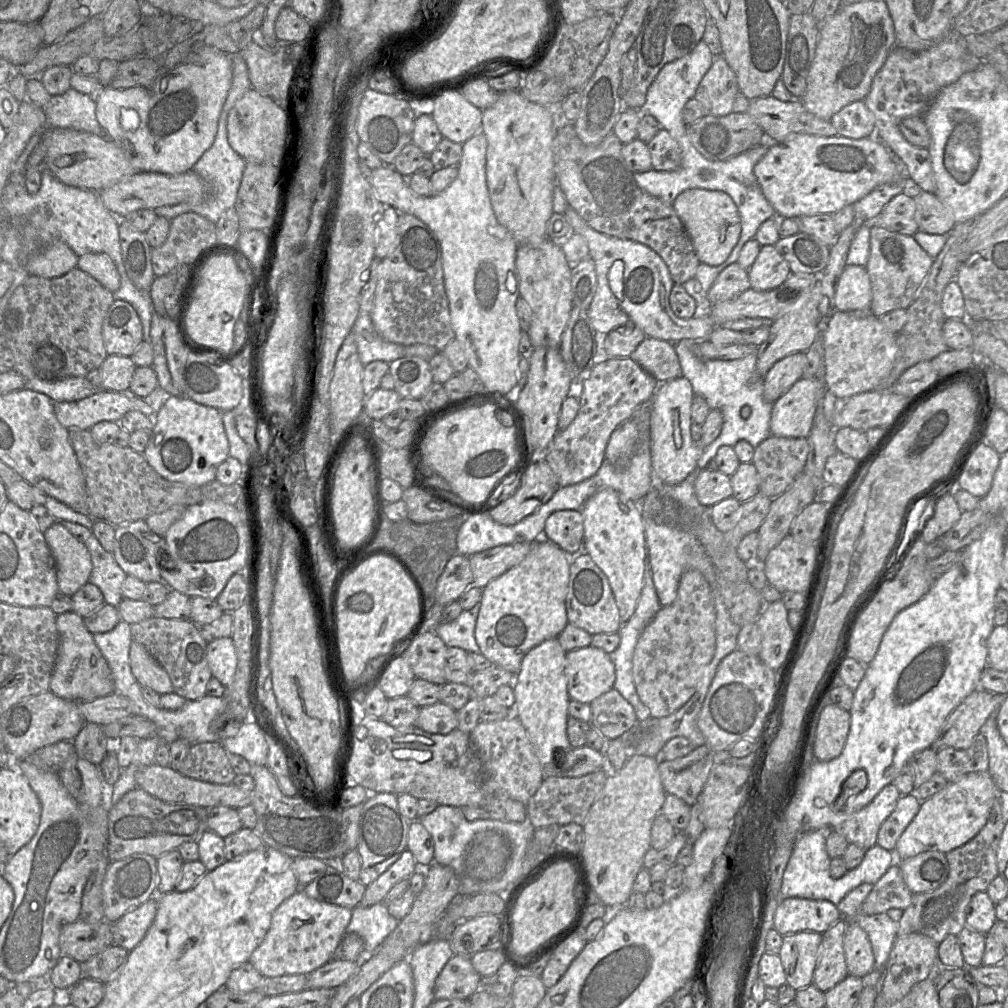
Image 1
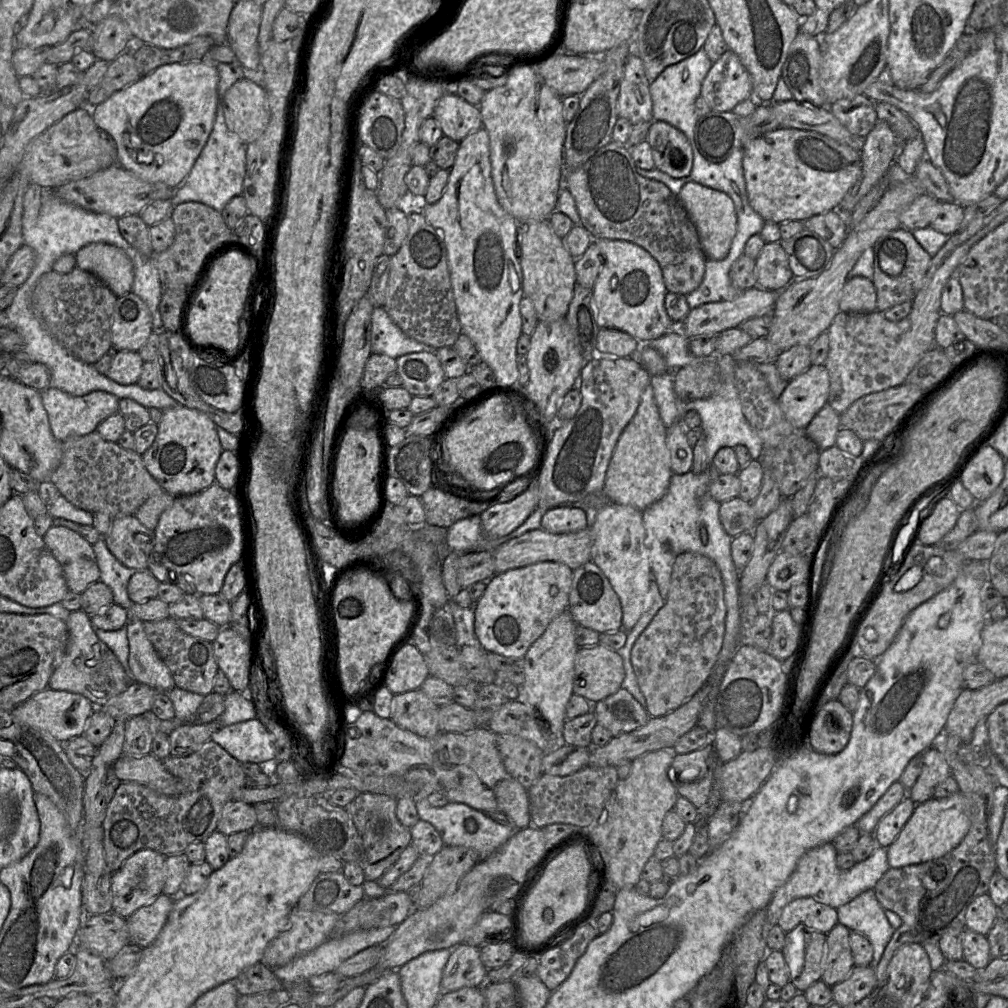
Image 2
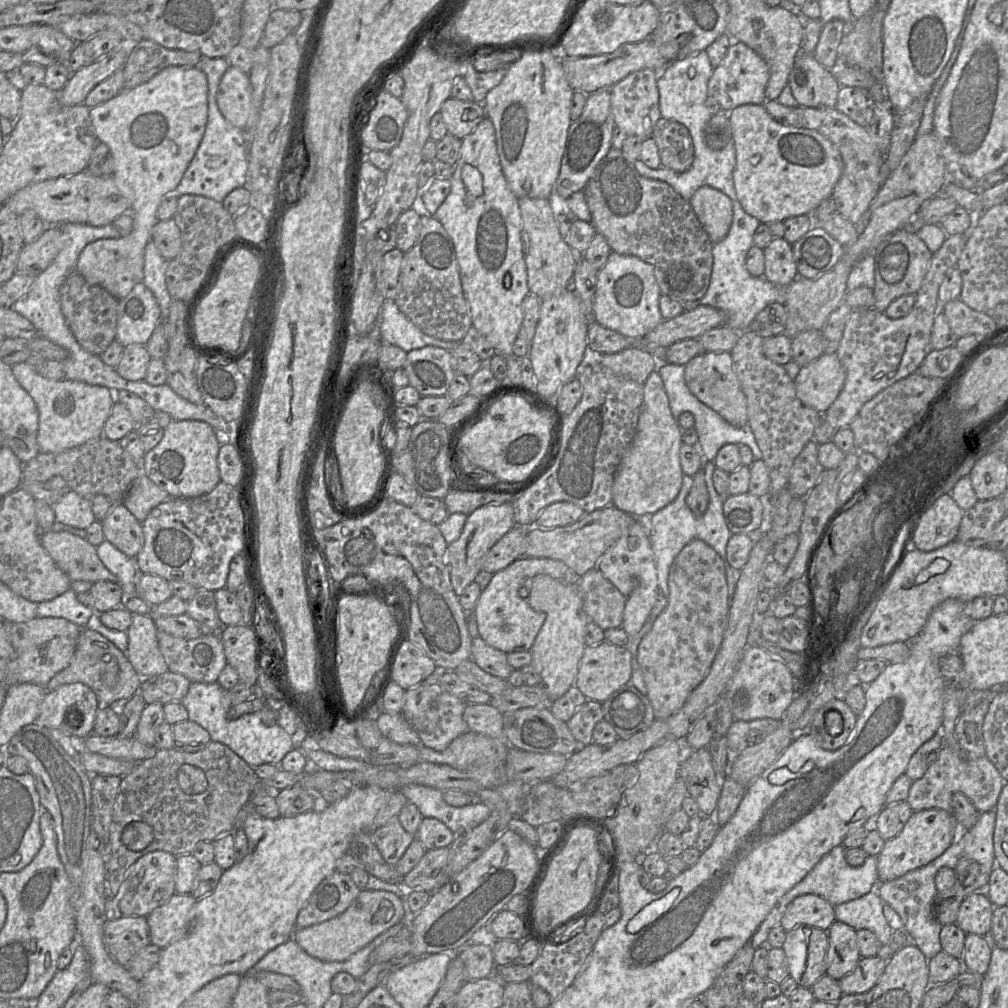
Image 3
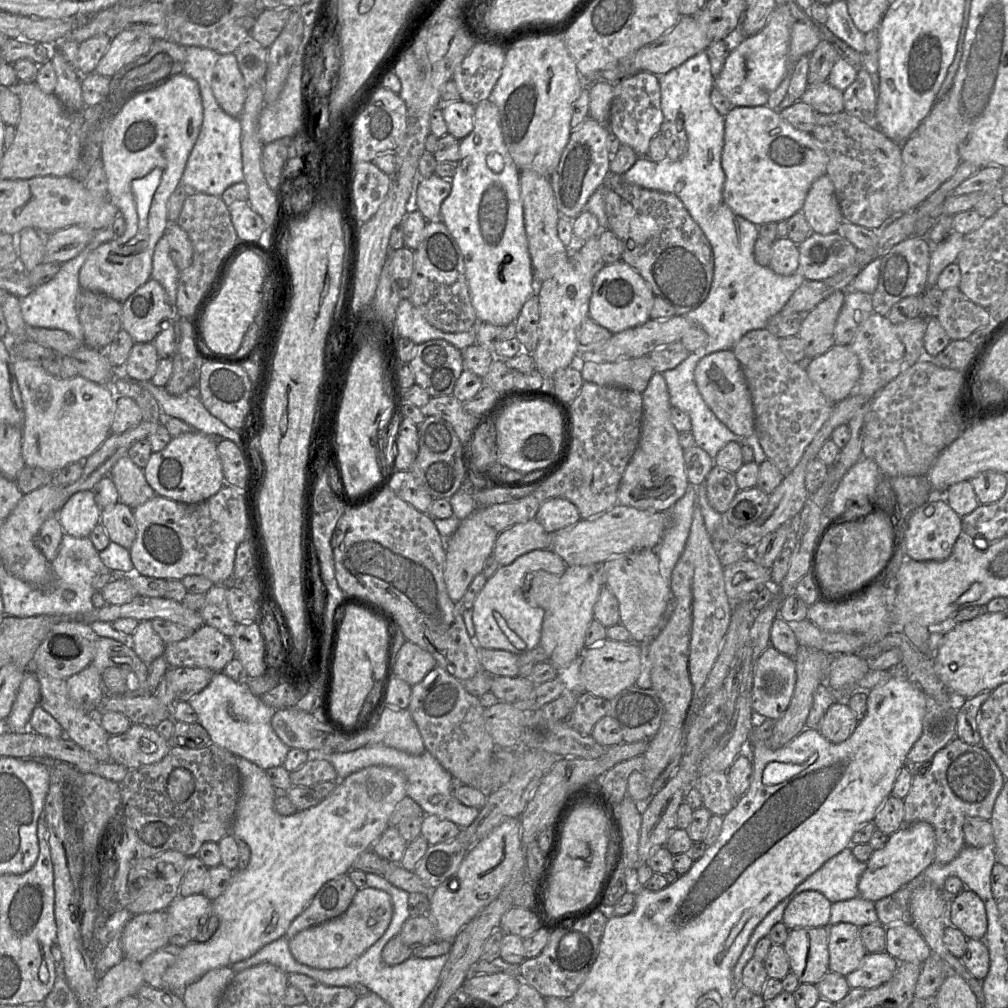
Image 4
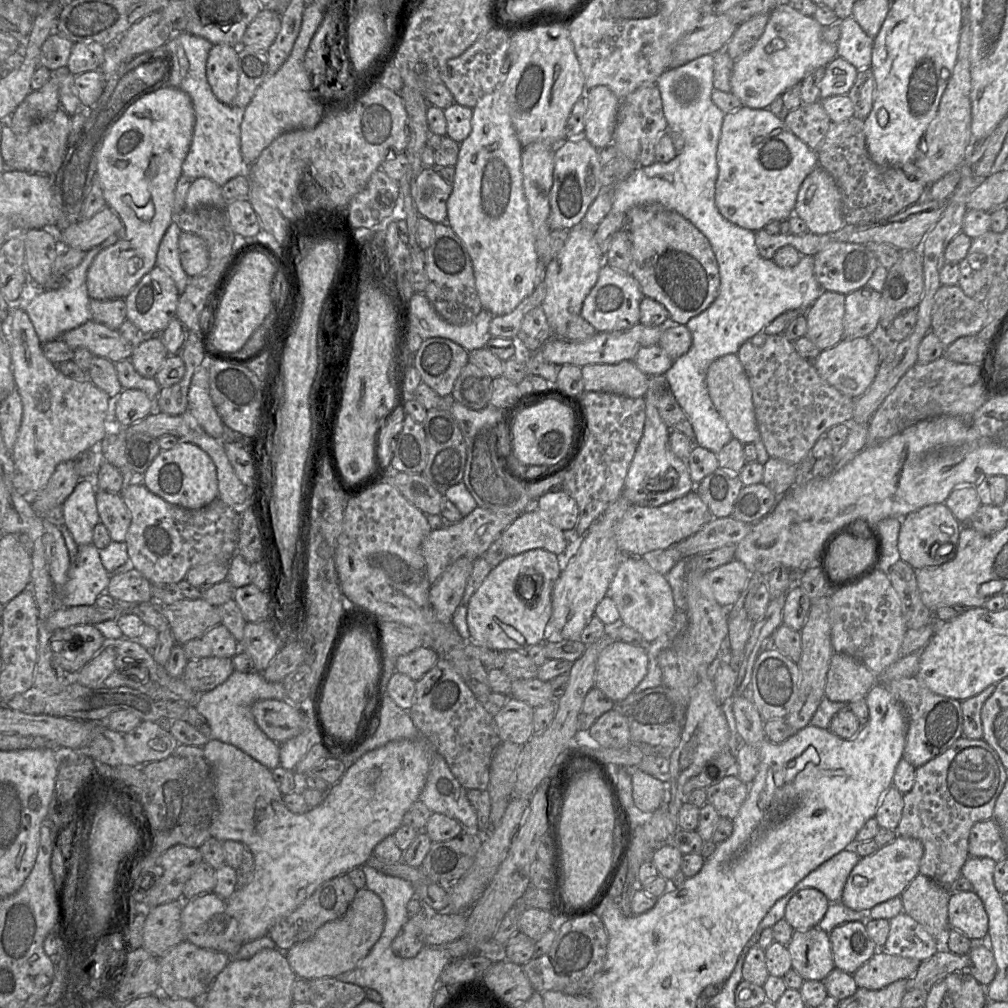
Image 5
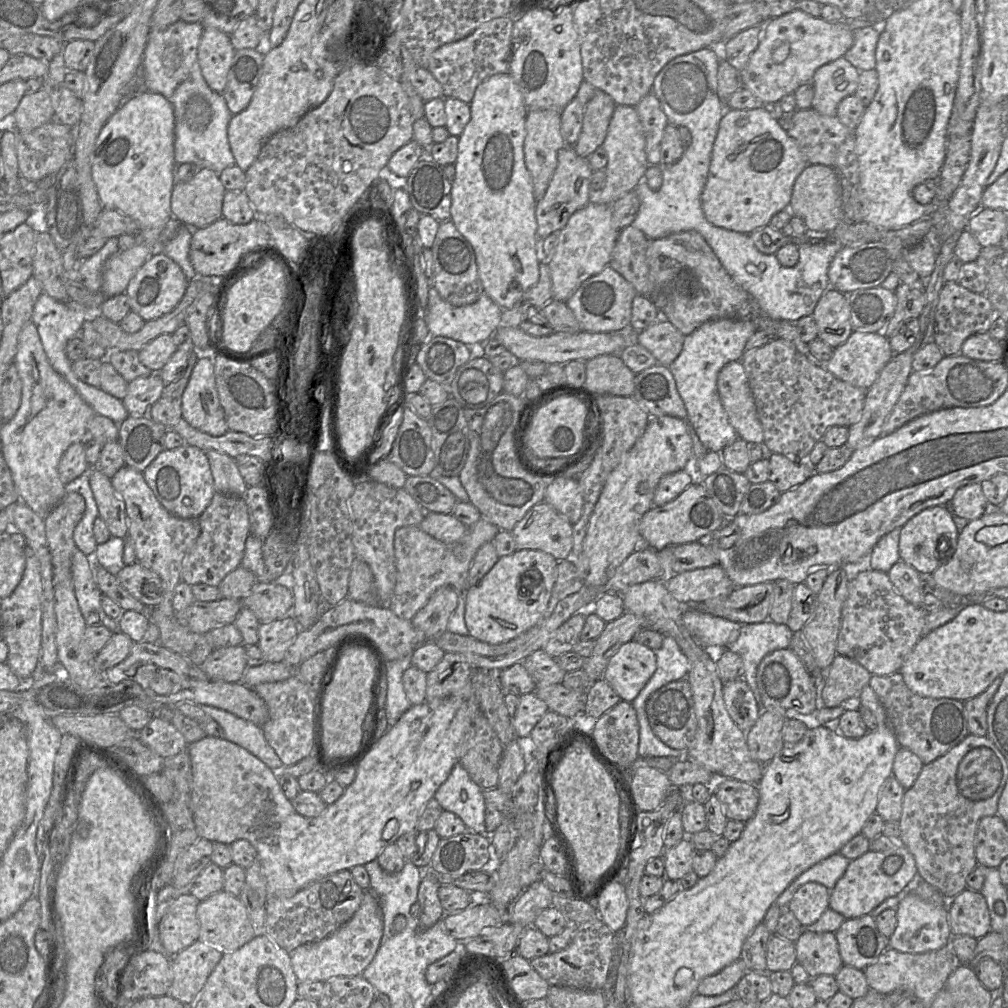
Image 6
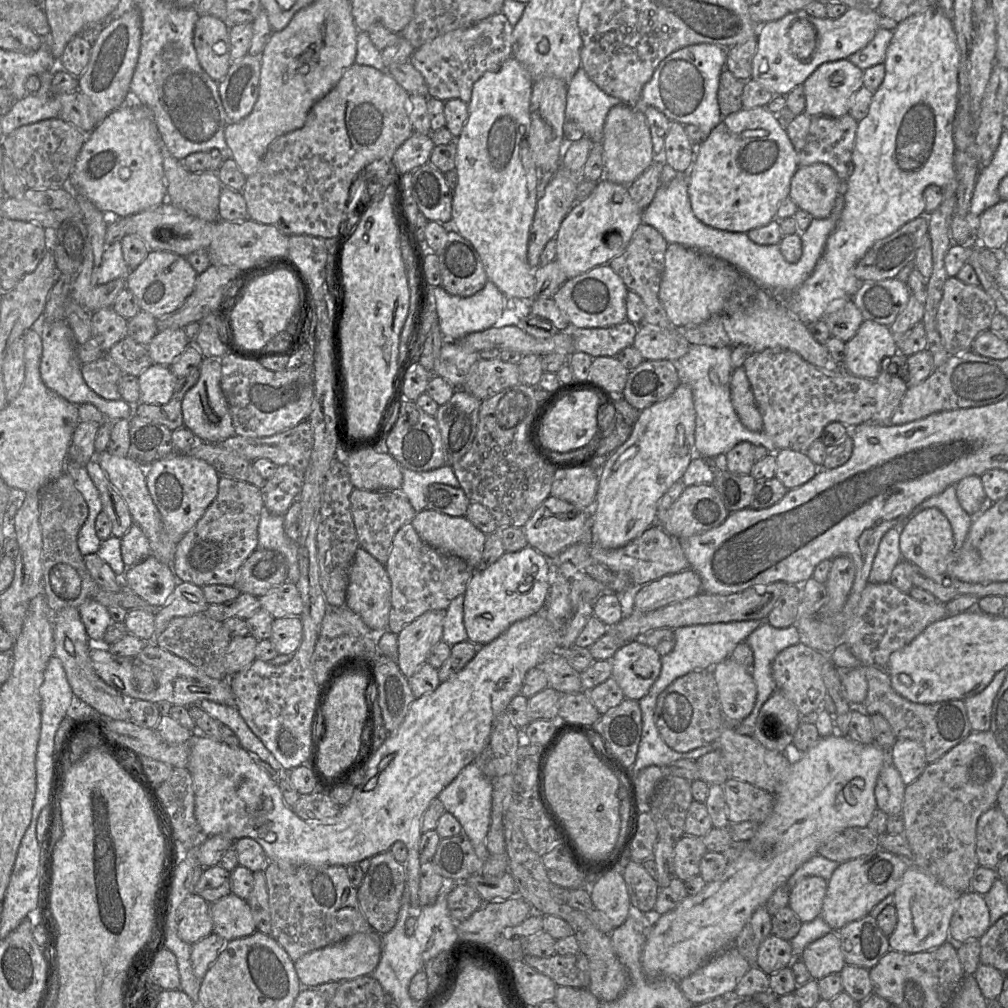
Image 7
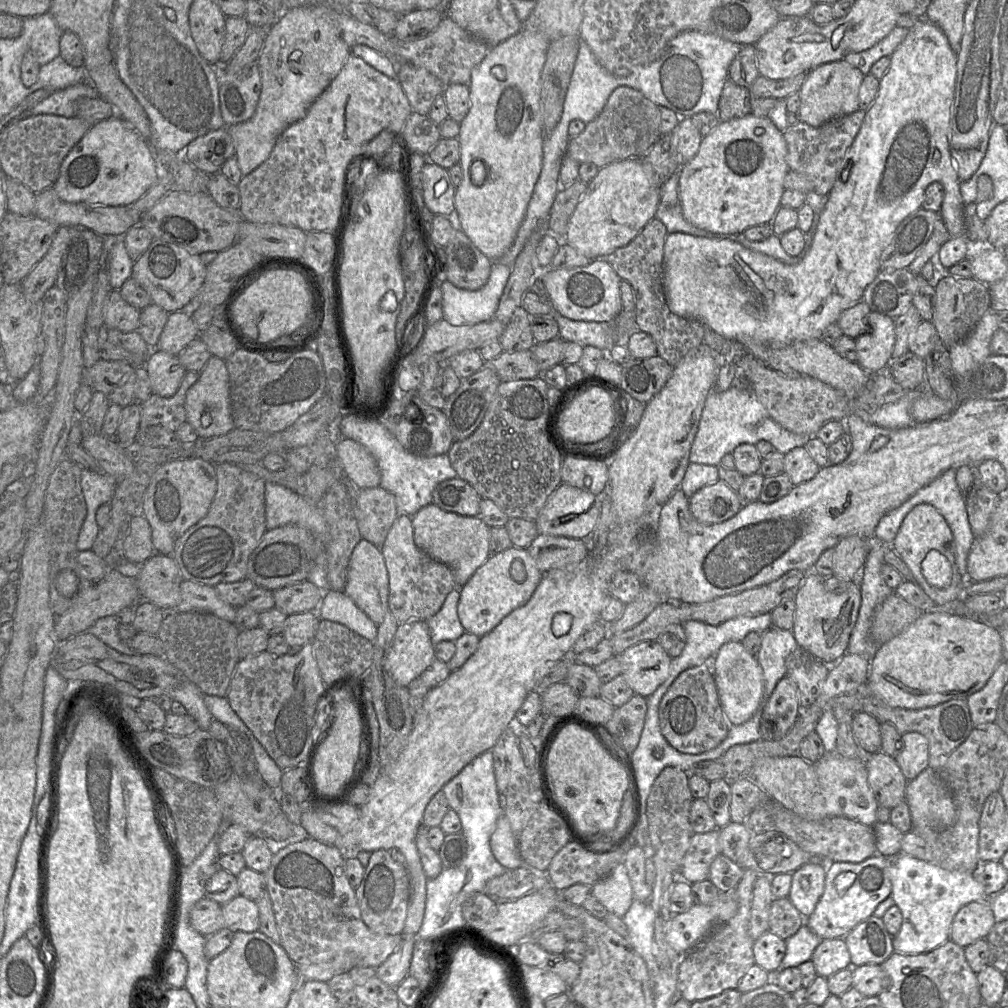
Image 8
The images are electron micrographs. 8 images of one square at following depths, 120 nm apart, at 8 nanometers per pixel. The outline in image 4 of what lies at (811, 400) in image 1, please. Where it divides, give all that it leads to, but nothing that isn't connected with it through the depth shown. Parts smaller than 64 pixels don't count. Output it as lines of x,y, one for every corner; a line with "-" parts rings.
834,345
827,352
812,358
806,372
809,379
833,404
847,398
861,376
859,359
850,345

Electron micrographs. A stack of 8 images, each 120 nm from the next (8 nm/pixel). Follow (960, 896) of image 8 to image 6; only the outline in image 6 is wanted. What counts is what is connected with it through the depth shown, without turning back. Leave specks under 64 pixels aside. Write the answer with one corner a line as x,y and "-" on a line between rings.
908,889
900,898
896,915
897,926
894,933
887,940
888,948
903,953
920,954
949,946
952,933
947,906
936,906
928,903

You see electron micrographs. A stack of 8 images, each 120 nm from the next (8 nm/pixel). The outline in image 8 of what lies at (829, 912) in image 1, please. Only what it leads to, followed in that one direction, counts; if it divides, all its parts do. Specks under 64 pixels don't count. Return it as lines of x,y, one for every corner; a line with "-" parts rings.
808,862
792,873
788,898
804,918
810,916
825,888
826,865

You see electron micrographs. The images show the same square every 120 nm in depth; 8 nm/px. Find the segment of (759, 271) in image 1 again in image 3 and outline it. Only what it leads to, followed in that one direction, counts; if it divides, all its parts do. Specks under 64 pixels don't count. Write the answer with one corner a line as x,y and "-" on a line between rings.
773,238
764,251
764,278
779,287
788,287
797,277
792,245
784,238

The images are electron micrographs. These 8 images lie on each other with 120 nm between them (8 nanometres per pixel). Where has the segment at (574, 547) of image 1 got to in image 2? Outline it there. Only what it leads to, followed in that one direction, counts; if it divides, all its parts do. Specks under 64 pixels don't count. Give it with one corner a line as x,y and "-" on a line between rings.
559,505
549,508
541,520
541,528
550,533
570,533
591,526
591,513
581,506

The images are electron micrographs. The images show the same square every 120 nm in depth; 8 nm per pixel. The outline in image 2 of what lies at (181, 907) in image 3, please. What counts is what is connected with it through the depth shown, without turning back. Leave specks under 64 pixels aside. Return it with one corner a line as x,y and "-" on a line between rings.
160,894
127,917
129,944
150,946
165,925
173,904
174,897

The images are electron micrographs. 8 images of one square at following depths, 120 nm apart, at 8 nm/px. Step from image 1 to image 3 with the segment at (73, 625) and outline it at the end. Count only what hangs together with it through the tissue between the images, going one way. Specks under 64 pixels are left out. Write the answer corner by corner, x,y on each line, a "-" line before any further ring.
82,628
71,662
48,682
46,690
52,691
65,684
82,683
93,690
101,705
110,706
113,703
122,704
131,698
139,691
141,682
142,678
134,670
126,653
99,632

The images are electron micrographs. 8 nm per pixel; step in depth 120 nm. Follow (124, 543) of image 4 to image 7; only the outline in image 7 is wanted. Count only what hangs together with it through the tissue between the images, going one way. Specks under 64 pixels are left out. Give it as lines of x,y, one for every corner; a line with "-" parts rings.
97,459
86,465
86,470
99,491
102,511
109,517
112,524
112,535
122,539
133,524
133,519
123,497
112,485

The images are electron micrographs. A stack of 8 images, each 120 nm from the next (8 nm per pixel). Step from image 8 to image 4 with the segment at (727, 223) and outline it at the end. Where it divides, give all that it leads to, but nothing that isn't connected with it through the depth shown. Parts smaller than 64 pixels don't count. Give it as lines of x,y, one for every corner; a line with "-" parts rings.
767,105
756,107
733,107
724,117
724,121
724,146
721,157
721,165
725,174
725,182
722,191
724,203
733,213
755,224
757,227
772,222
786,222
795,213
801,212
812,183
827,173
828,156
823,148
814,140
811,134
795,129
780,116
777,110
771,109

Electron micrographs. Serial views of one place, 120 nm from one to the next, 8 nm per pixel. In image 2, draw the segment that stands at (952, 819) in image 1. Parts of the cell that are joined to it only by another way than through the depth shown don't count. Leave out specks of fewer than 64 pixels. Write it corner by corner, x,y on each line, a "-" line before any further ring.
960,791
946,798
931,798
918,804
898,837
887,848
889,866
900,868
947,857
964,839
969,829
970,819
966,815
966,798

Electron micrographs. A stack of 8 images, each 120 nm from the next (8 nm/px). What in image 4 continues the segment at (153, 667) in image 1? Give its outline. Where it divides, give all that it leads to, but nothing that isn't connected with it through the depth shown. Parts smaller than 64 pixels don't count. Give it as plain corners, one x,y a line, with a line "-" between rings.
142,620
132,634
132,648
137,656
147,665
162,656
165,642
153,629
149,620

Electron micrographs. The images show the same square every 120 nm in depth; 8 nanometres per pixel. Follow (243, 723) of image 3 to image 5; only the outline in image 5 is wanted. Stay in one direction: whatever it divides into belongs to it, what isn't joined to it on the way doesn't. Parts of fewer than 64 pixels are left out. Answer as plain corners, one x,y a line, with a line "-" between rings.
234,671
224,683
220,684
219,686
215,687
214,689
212,689
210,691
207,691
207,692
200,694
199,697
197,698
197,700
195,701
195,703
189,704
189,705
195,705
195,707
199,711
199,713
201,713
206,718
206,720
207,720
207,722
211,728
210,738
216,739
216,740
219,740
223,743
231,744
231,745
237,747
238,749
242,750
243,752
245,752
249,756
251,756
253,759
255,759
256,761
258,761
259,763
261,763
262,765
267,767
268,769
272,770
272,769
280,766
279,744
277,742
275,742
274,740
270,739
260,729
260,727
257,725
255,718
253,716
253,713
252,713
252,706
254,705
254,703
256,703
257,701
260,701
260,700
268,700
268,699
276,699
276,700
286,699
286,693
285,693
285,689
284,689
282,682
268,682
264,679
262,674
260,672
257,672
257,671
250,672
250,673
242,673
239,671

